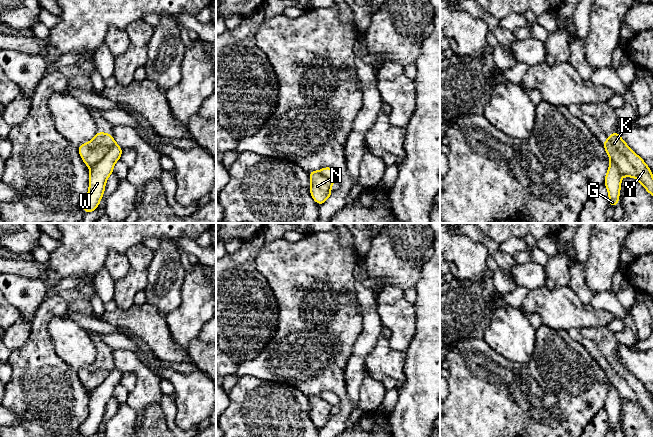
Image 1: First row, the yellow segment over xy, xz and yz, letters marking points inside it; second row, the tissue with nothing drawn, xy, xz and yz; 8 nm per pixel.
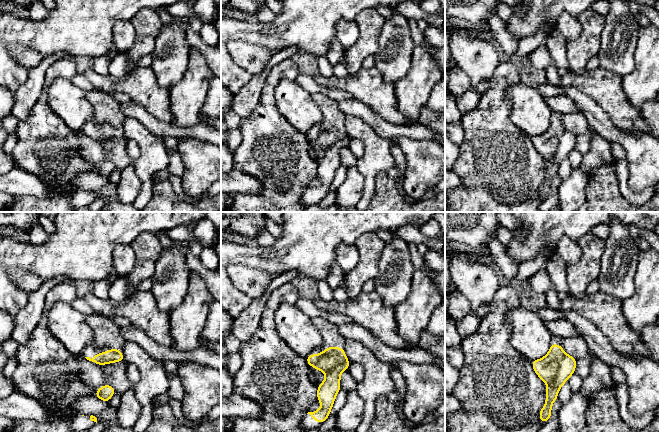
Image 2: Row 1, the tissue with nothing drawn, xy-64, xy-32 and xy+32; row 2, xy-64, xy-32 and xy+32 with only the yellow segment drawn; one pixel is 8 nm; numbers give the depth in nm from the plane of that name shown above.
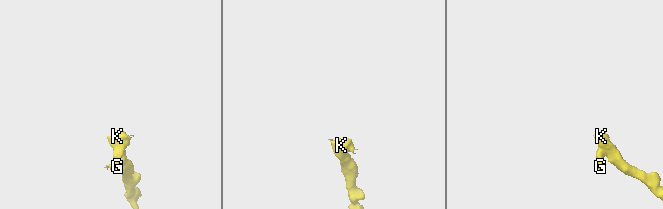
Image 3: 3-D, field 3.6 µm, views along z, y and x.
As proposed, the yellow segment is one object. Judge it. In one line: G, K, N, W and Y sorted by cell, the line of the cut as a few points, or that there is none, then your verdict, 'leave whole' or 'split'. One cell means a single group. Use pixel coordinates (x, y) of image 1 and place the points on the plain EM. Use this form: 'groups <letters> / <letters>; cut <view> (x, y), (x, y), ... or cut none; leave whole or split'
groups G W / K N Y; cut xy (115, 367), (90, 392); split

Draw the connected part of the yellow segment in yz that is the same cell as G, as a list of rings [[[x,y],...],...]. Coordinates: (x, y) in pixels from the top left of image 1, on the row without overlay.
[[[610,386],[609,393],[605,399],[605,407],[609,418],[609,430],[616,431],[619,428],[619,417],[621,414],[621,399],[615,387]]]

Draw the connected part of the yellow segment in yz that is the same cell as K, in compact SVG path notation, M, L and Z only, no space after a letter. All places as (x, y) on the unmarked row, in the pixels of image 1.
M618 355L612 357L602 369L610 384L616 388L620 399L636 402L653 420L653 399L650 392L623 365Z

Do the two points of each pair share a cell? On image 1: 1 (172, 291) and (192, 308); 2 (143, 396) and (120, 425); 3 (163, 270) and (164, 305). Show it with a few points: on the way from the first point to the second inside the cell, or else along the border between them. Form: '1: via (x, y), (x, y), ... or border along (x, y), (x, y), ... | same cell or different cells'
1: border along (185, 275), (182, 301), (166, 314) | different cells
2: border along (126, 402), (135, 412), (135, 426) | different cells
3: via (164, 279), (164, 296) | same cell

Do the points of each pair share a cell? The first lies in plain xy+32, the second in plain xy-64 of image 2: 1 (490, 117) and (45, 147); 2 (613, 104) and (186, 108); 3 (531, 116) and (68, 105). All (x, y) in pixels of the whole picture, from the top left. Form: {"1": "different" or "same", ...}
{"1": "same", "2": "different", "3": "same"}

